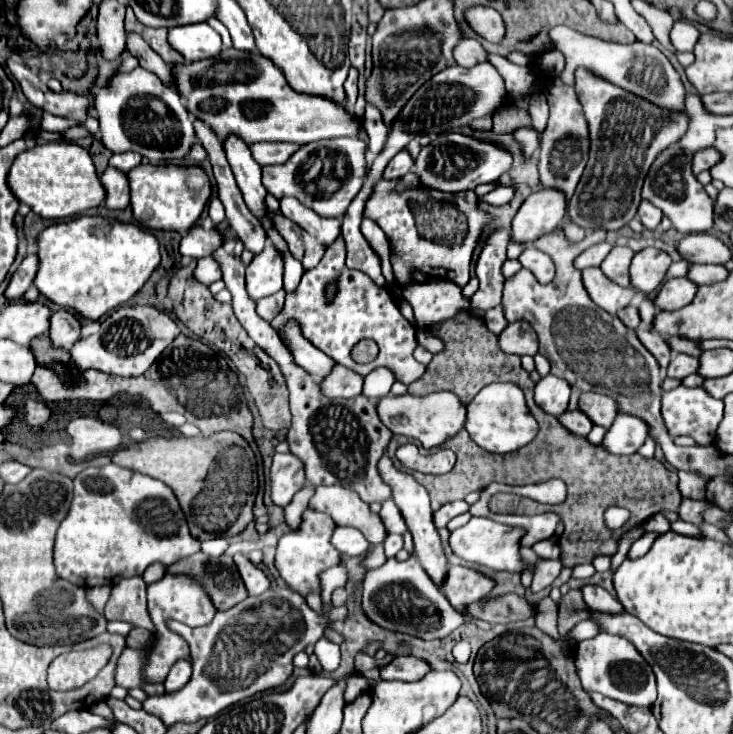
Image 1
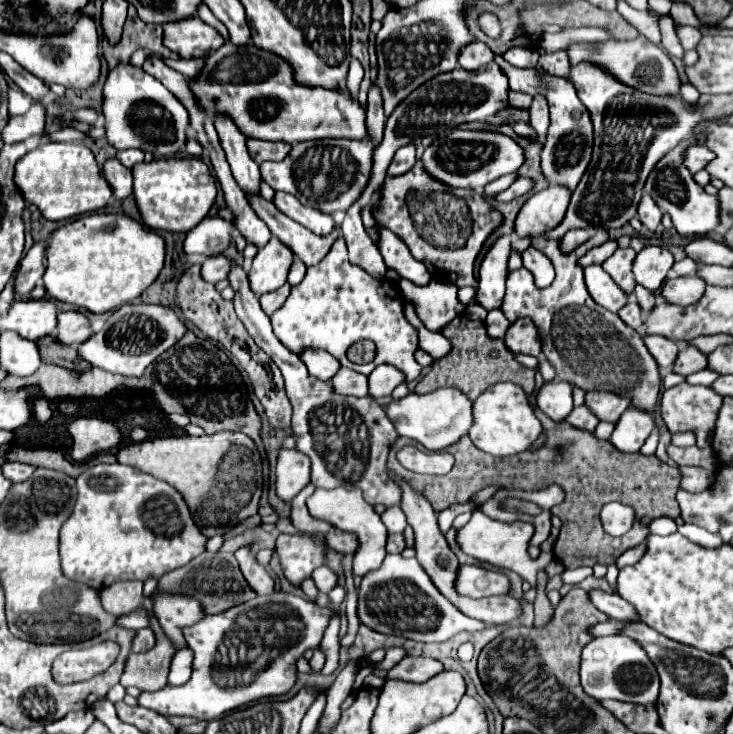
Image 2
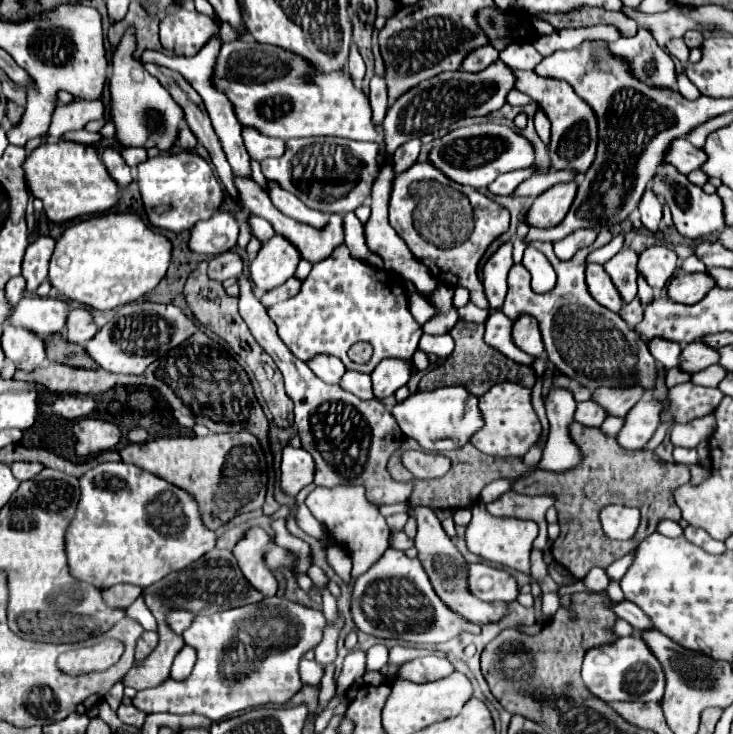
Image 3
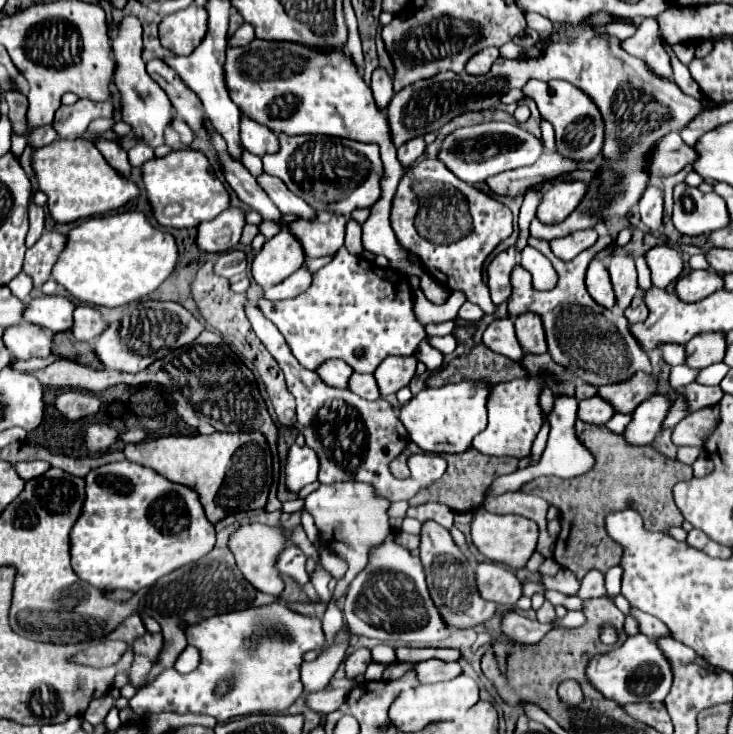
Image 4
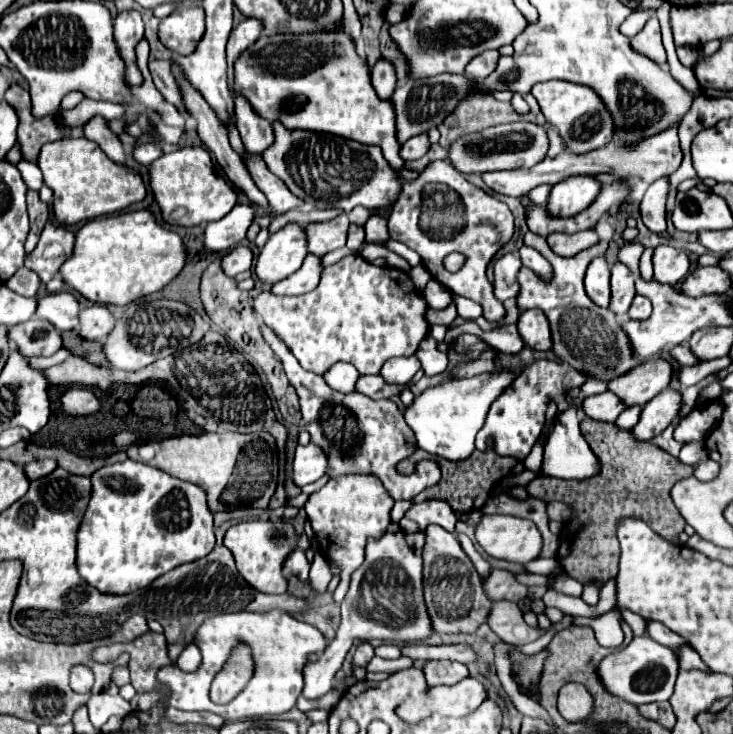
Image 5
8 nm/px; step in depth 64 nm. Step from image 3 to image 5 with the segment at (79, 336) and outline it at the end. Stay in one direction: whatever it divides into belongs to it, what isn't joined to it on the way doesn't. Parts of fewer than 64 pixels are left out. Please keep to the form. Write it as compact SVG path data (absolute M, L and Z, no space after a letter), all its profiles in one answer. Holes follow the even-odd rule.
M88 306L82 308L78 334L84 340L104 340L114 326L114 316L104 306Z

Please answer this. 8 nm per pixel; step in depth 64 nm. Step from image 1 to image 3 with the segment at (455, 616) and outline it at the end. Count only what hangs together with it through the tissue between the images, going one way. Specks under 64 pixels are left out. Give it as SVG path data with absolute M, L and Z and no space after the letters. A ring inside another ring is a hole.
M392 548L384 552L384 556L372 566L372 570L356 578L350 612L360 632L378 638L400 638L408 642L438 644L448 642L462 632L480 632L478 624L464 622L460 614L448 610L448 606L440 602L420 560L408 558L404 552Z

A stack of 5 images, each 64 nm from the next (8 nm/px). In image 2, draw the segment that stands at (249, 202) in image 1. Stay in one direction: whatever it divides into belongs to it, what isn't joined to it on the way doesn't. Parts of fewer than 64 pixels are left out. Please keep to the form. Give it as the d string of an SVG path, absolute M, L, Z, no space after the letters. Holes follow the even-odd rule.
M228 116L216 118L214 126L218 130L222 148L226 152L228 164L232 168L232 174L238 186L244 190L244 194L258 194L260 192L260 168L248 154L244 134L240 134L240 130L234 126L234 122Z

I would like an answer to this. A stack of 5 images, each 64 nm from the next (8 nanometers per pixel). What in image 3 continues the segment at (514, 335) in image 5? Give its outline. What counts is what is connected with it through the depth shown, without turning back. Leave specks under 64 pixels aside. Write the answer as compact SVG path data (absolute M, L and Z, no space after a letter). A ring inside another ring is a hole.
M492 312L486 320L486 334L484 334L484 340L500 350L502 354L506 354L508 358L512 358L514 362L520 362L520 364L528 364L532 366L534 364L534 358L528 356L526 352L518 350L514 344L512 344L512 336L510 336L510 330L512 330L512 320L506 318L502 312Z

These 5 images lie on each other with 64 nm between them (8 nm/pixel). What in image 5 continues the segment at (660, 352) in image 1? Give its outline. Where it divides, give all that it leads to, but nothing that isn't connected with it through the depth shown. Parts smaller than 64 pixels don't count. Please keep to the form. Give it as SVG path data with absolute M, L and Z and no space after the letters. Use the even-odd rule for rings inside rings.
M686 342L674 346L674 348L670 350L670 356L672 356L678 364L682 364L682 366L694 366L694 364L698 364L698 360L694 358L694 354L690 352L690 348L688 348Z

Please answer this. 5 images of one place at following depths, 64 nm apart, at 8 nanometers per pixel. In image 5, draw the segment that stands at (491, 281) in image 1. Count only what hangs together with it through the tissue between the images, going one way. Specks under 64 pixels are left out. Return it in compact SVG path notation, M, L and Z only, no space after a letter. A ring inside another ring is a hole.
M512 252L504 254L502 258L498 258L494 262L494 296L498 300L508 300L514 298L518 294L518 282L516 282L516 274L520 270L522 262L518 256L514 256Z

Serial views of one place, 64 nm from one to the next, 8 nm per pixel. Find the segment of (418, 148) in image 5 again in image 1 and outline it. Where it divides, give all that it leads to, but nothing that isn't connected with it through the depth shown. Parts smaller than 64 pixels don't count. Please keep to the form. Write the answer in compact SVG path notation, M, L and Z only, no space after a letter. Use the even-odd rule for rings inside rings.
M406 150L398 152L398 154L388 162L388 166L386 166L382 178L384 178L384 180L396 180L396 178L402 178L406 172L410 172L412 162L414 162L414 160L410 158L410 154L408 154Z

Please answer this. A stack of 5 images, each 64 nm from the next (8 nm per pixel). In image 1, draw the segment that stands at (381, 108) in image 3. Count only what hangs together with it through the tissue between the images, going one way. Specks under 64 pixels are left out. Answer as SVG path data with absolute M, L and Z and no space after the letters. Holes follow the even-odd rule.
M366 106L366 114L364 114L364 128L366 128L366 134L370 138L368 142L368 150L372 154L380 154L380 150L384 148L384 142L388 140L388 128L384 126L382 122L382 116L380 116L380 110L376 106Z

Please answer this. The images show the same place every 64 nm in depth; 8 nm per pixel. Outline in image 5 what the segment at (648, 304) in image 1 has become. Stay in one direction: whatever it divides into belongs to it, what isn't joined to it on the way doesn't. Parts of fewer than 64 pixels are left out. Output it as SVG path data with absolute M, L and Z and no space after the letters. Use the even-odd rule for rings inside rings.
M646 248L640 256L640 276L642 280L652 280L652 248Z

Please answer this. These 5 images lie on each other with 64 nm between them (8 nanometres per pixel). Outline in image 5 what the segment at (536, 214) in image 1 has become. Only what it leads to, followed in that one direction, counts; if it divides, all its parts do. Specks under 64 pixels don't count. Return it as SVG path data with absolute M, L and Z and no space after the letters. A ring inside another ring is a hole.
M570 176L552 186L546 210L550 216L568 218L582 212L594 202L600 192L600 182L590 176Z

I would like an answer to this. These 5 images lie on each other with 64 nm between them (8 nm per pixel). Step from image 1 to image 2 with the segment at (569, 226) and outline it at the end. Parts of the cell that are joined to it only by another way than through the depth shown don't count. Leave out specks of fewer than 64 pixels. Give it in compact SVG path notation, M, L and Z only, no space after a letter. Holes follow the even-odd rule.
M568 230L564 234L564 238L562 238L562 250L564 252L570 252L570 250L574 250L576 246L580 246L586 240L588 240L586 230Z

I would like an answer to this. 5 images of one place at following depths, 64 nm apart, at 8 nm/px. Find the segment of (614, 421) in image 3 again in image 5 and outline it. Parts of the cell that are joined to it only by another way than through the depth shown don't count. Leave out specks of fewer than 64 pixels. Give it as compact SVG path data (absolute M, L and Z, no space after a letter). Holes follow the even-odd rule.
M626 408L616 418L616 426L624 428L624 430L632 430L632 426L636 426L636 422L638 422L638 414L640 414L640 408Z

